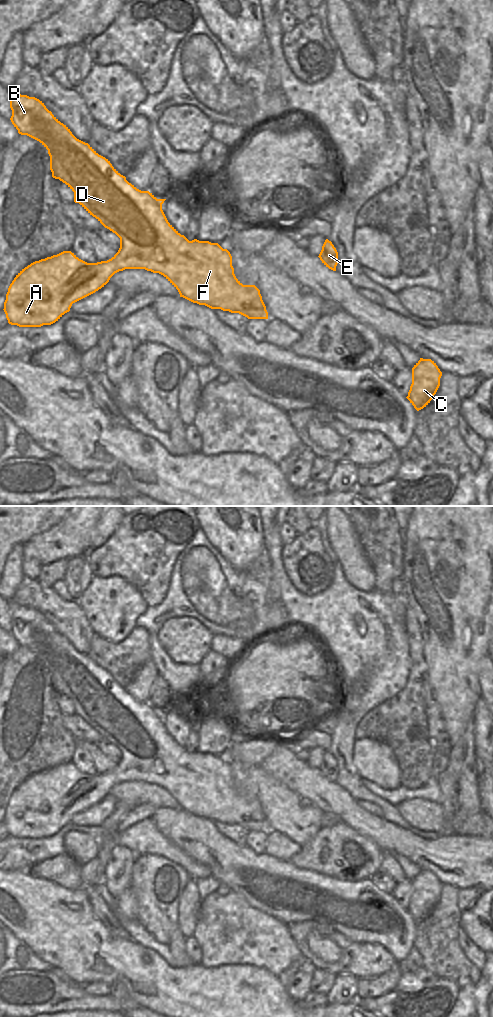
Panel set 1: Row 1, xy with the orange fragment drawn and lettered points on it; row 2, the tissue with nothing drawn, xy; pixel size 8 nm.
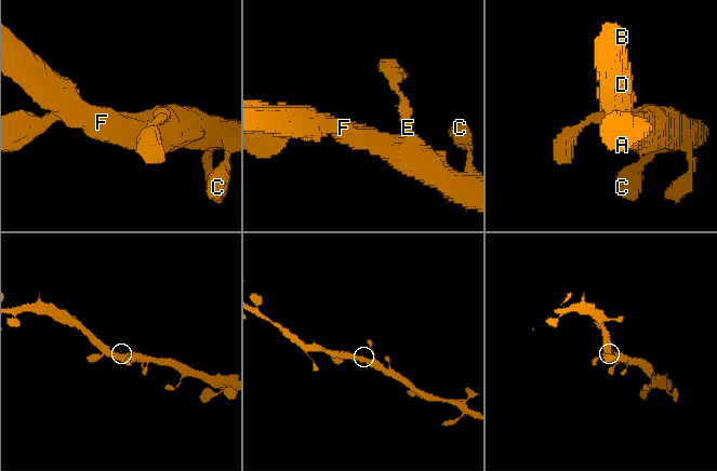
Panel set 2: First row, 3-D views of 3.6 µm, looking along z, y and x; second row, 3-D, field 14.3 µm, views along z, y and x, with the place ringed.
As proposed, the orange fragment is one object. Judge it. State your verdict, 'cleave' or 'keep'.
keep

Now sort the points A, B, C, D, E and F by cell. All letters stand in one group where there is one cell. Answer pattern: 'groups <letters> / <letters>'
groups A B C D E F

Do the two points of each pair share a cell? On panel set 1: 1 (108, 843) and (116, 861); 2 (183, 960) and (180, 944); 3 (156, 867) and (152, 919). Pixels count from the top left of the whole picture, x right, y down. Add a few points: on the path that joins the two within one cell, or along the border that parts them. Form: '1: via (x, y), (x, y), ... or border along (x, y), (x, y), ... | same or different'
1: border along (117, 844), (110, 854), (103, 873) | different
2: via (180, 956), (180, 948) | same
3: via (152, 880), (152, 906) | same

